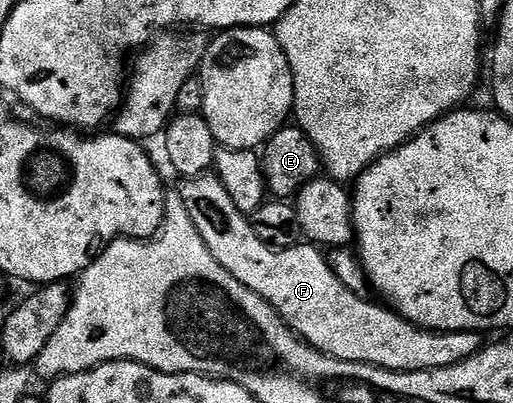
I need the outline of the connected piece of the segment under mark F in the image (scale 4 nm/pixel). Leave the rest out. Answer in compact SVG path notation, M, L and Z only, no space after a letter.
M216 173L197 175L194 179L185 179L182 184L179 194L183 197L183 205L187 205L187 213L191 213L191 221L195 221L195 229L199 229L203 245L211 249L211 257L215 257L215 261L219 261L219 265L223 265L223 269L235 277L235 281L271 304L277 310L277 316L293 330L293 334L316 351L322 351L332 359L366 363L385 371L430 371L459 365L481 350L483 335L480 331L428 331L426 327L408 323L388 306L376 307L368 303L333 272L332 265L321 256L324 255L322 248L308 241L299 242L293 247L272 247L255 237L250 216L235 209L235 201L231 201L227 189L223 189L223 181L219 181Z

